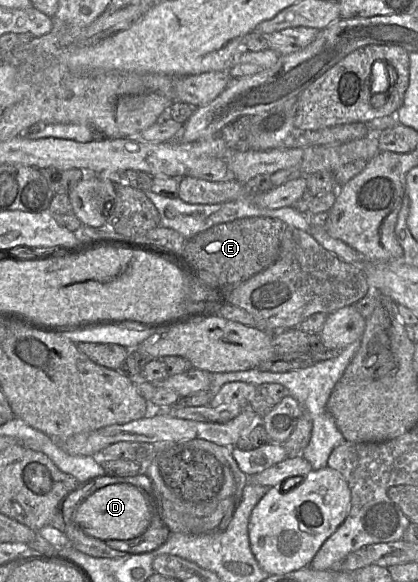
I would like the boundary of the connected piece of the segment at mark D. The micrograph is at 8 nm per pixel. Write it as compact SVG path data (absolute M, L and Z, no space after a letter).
M121 482L104 486L85 498L75 510L75 523L87 535L108 540L129 540L143 534L152 520L151 505L135 485Z

